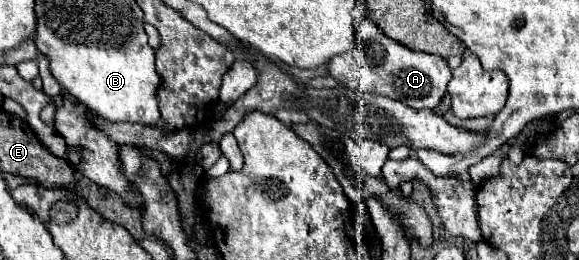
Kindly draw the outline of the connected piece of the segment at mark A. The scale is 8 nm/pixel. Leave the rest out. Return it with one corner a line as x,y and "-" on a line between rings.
362,19
356,29
356,45
352,51
336,55
328,63
328,73
344,89
360,89
374,95
384,95
394,101
402,101
412,109
434,109
446,93
446,85
452,79
448,63
440,55
414,51
398,41
392,41
370,19

